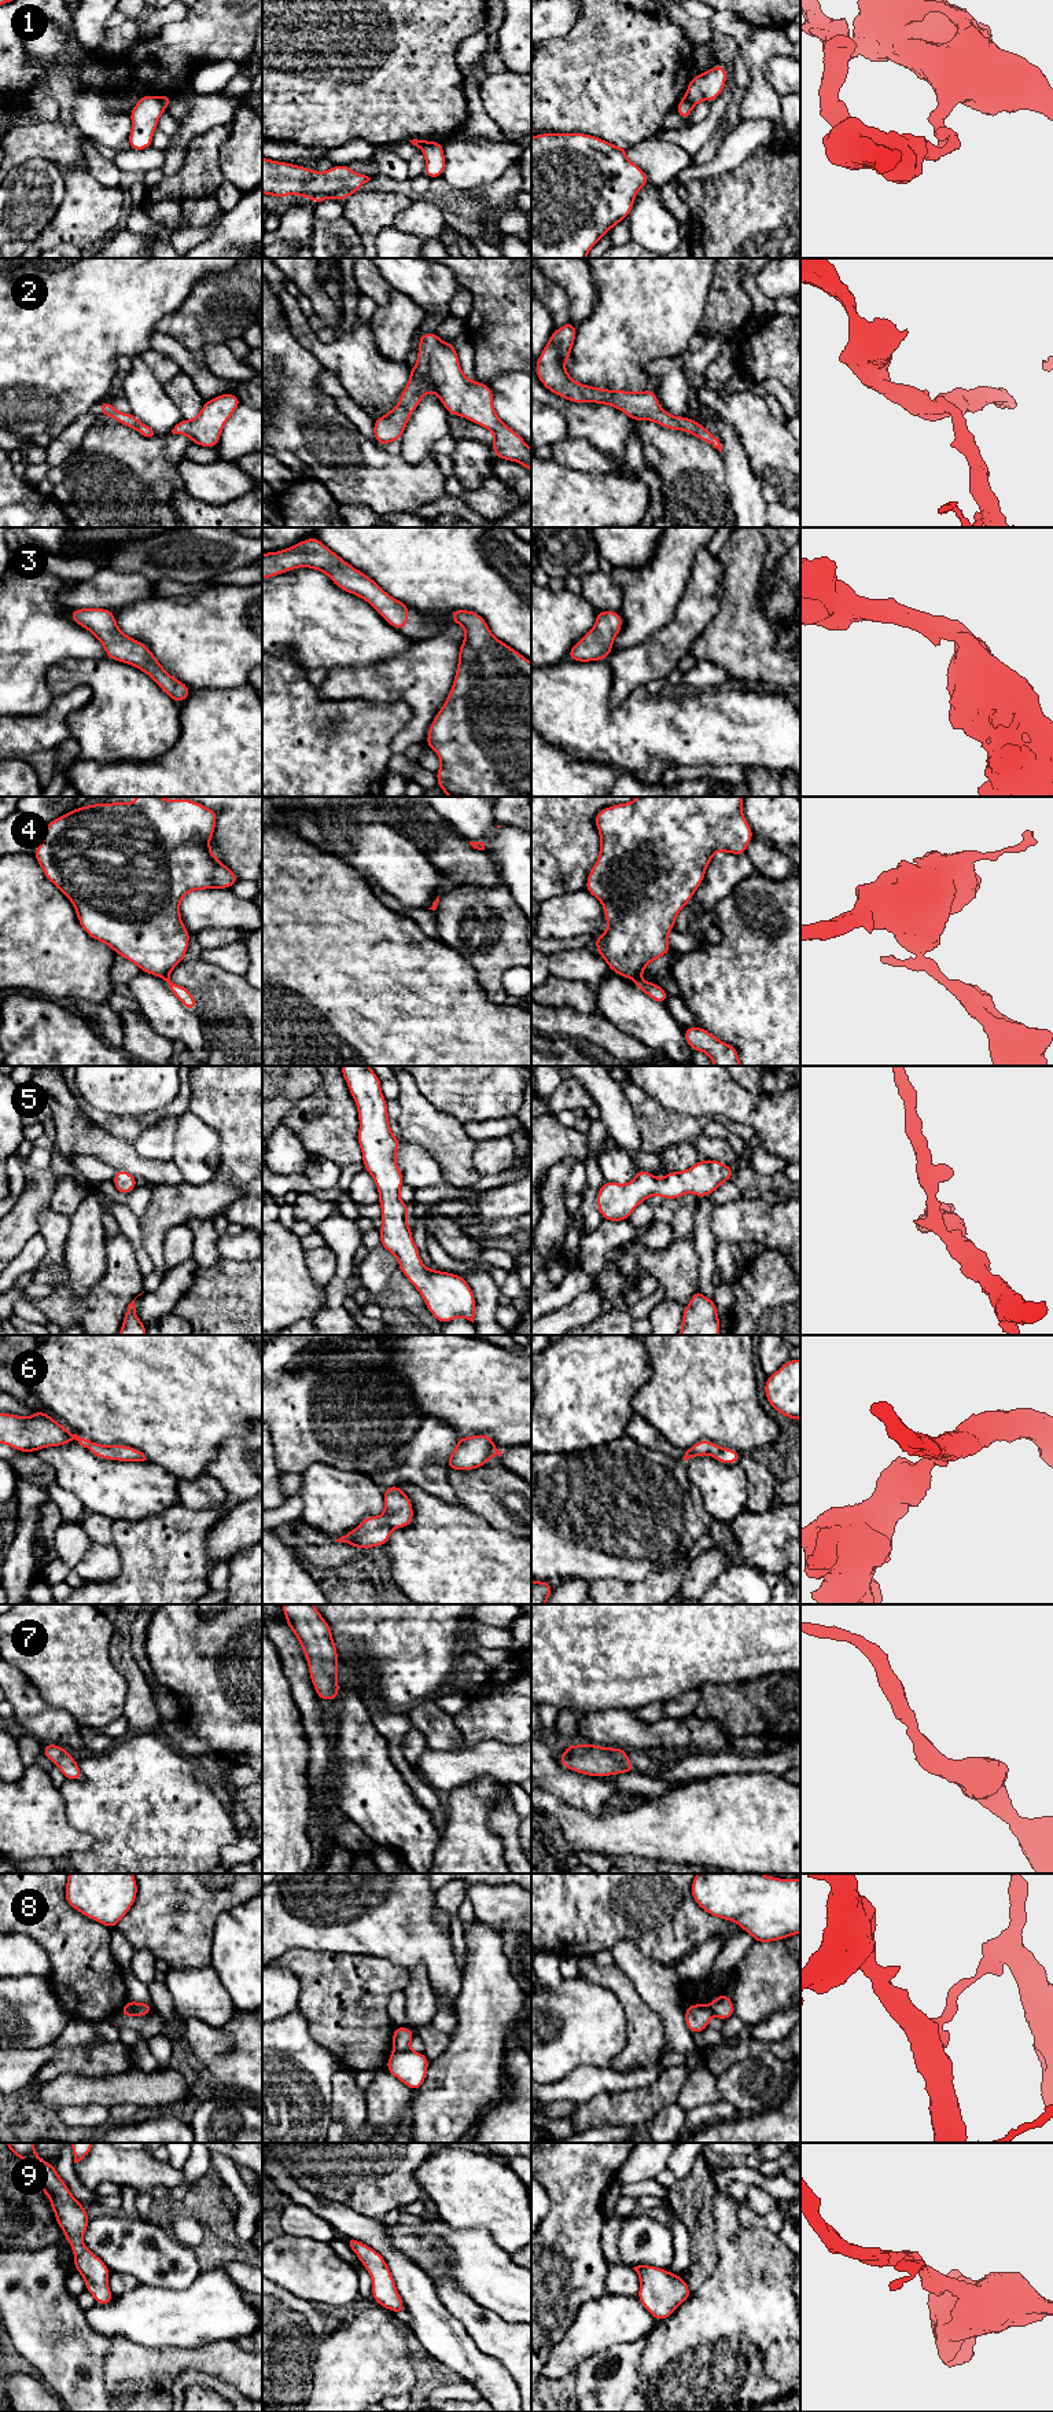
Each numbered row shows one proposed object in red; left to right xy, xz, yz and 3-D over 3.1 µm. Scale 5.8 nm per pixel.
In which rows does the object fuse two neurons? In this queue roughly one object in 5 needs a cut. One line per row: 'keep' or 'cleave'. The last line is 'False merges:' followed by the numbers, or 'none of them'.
1: cleave
2: keep
3: keep
4: cleave
5: keep
6: keep
7: keep
8: cleave
9: keep
False merges: 1, 4, 8

